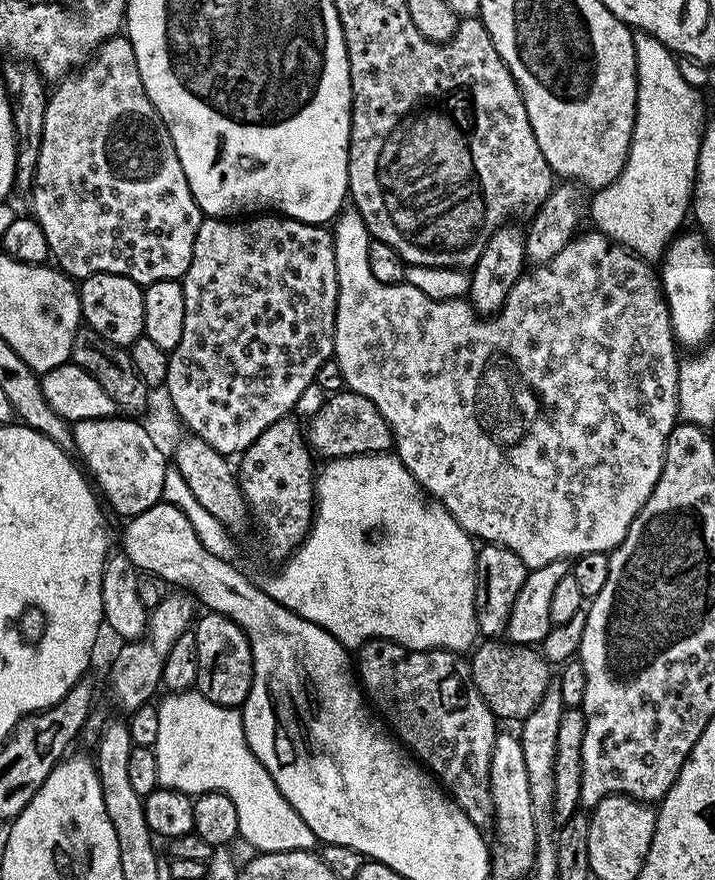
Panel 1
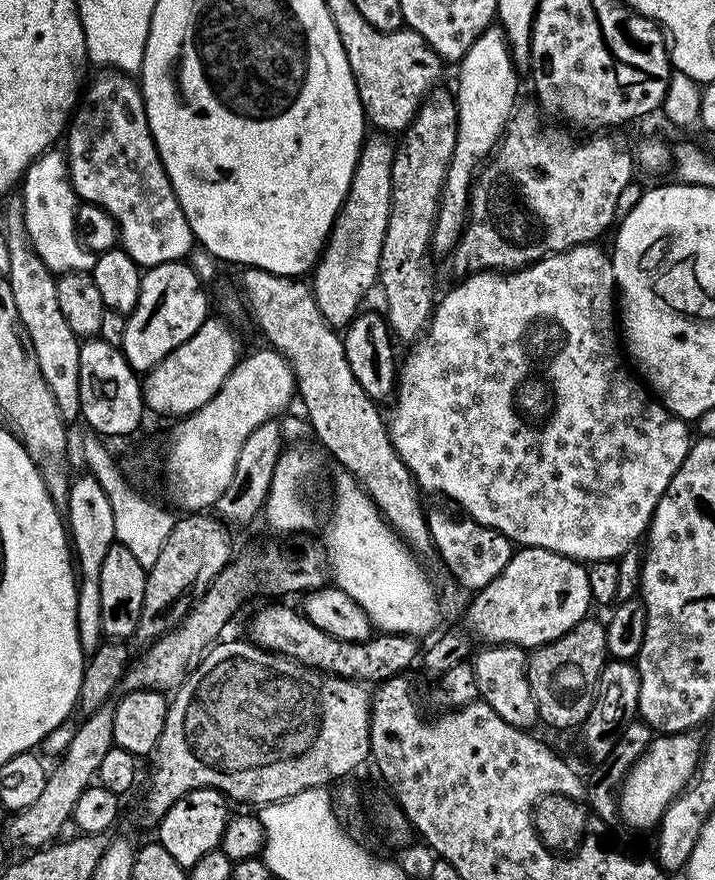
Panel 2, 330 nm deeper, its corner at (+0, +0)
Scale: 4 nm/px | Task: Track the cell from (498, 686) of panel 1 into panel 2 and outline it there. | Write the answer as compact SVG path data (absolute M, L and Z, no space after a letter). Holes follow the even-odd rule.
M585 618L574 627L540 648L531 649L528 657L530 694L534 694L539 723L552 728L576 728L583 725L596 701L598 678L609 659L606 630L601 621Z

